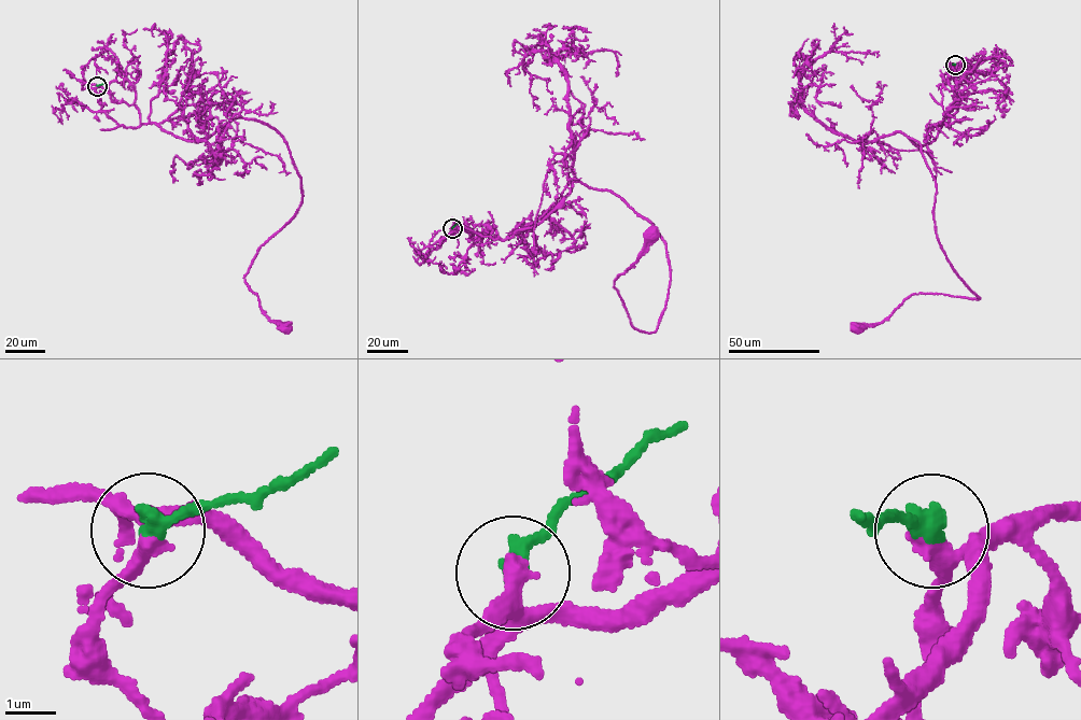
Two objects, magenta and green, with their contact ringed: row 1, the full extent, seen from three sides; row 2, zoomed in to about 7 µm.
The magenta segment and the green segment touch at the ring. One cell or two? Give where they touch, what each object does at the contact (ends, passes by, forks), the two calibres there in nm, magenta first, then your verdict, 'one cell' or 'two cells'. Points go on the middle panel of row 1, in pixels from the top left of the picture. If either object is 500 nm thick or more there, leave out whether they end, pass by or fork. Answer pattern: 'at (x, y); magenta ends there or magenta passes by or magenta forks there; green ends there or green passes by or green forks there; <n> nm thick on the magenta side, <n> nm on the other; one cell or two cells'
at (452, 228); magenta passes by; green ends there; 300 nm thick on the magenta side, 400 nm on the other; one cell

